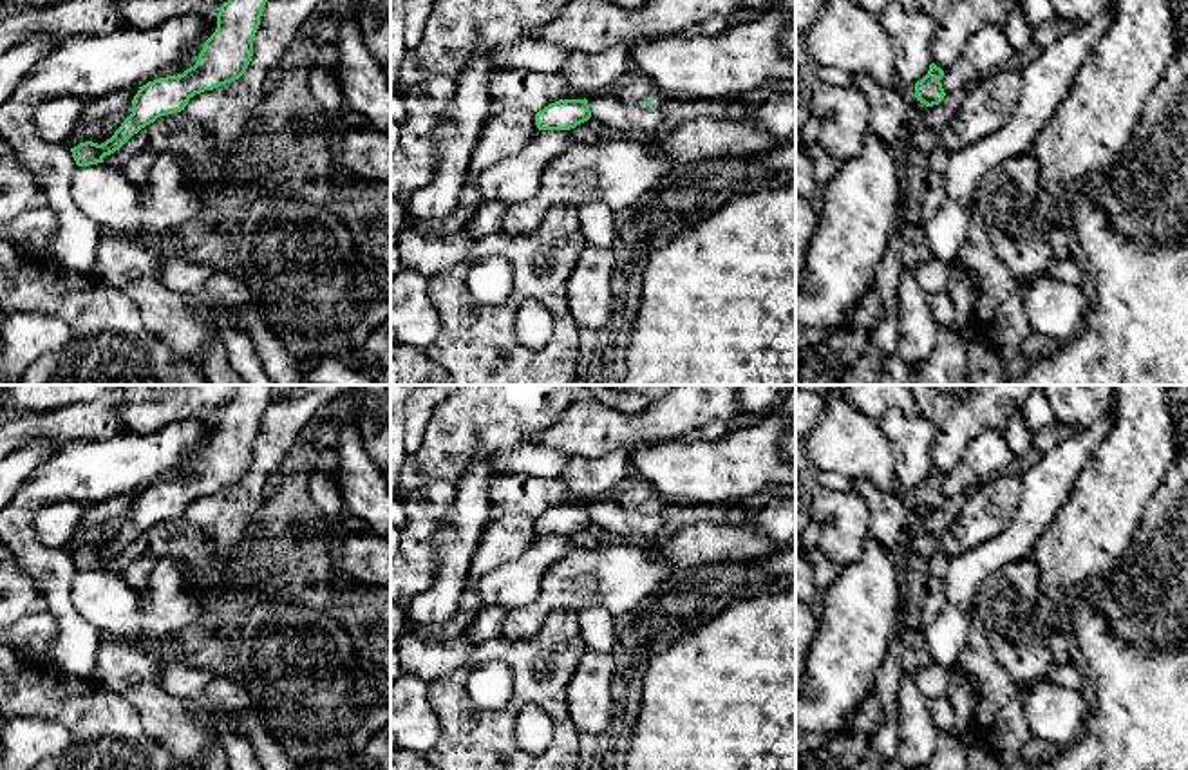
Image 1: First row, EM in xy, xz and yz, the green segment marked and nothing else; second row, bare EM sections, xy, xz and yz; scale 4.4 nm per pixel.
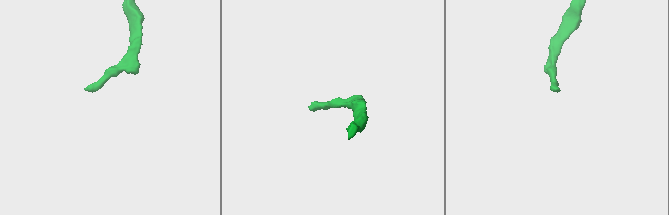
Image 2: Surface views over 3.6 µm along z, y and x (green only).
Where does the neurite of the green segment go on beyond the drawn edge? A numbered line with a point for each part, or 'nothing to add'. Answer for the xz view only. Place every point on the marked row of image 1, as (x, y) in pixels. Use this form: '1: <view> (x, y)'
1: xz (642, 91)

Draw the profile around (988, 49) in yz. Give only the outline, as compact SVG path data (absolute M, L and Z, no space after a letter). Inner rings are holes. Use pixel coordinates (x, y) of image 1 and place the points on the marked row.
M996 25L976 31L951 69L940 80L946 94L962 94L976 80L998 70L1014 56L1013 45Z

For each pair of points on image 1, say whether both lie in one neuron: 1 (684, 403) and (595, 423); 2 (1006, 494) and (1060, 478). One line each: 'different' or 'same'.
1: same
2: different

